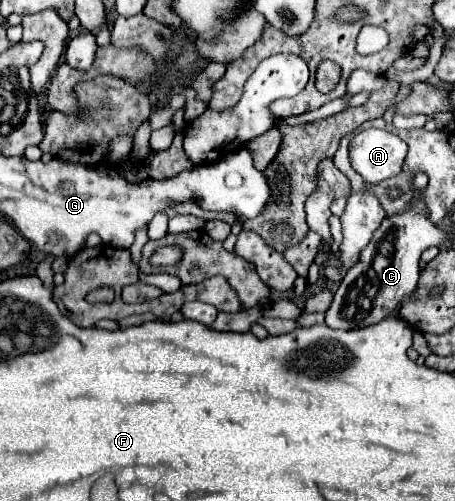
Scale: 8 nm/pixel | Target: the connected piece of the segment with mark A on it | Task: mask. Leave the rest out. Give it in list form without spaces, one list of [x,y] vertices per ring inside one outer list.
[[[363,130],[355,134],[349,144],[351,166],[369,186],[397,176],[403,168],[405,156],[407,144],[387,130]]]

